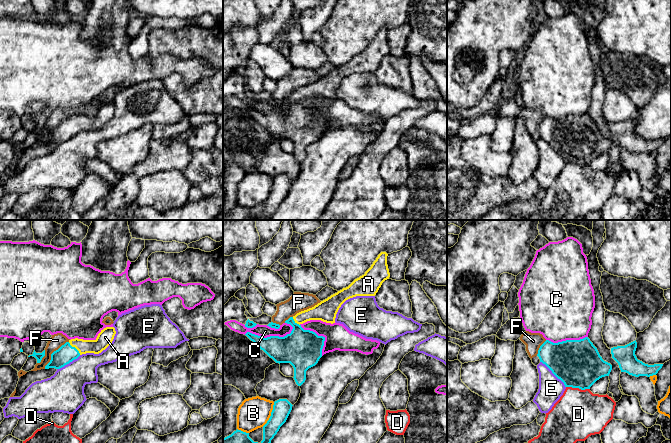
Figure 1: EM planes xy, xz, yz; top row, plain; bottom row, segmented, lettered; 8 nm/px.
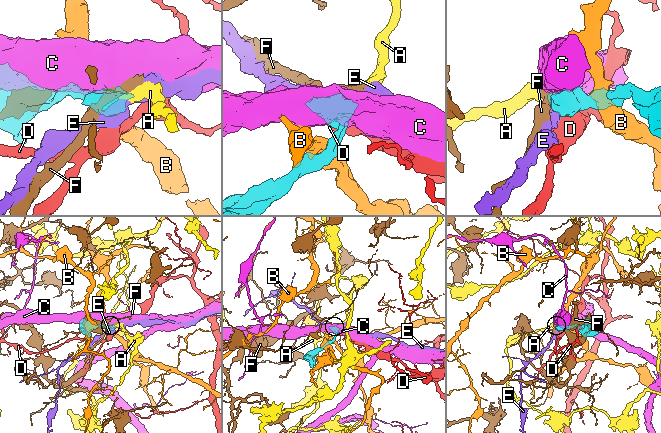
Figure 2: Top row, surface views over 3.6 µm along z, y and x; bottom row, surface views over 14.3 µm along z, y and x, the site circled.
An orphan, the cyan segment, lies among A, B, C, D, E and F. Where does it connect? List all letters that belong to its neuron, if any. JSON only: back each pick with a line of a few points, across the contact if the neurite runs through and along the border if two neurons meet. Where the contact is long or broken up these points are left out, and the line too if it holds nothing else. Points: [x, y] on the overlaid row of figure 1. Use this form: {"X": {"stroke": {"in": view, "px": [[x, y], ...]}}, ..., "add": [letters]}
{"A": {"stroke": {"in": "xy", "px": [[66, 353], [75, 348], [97, 346], [104, 339]]}}, "add": ["A"]}

